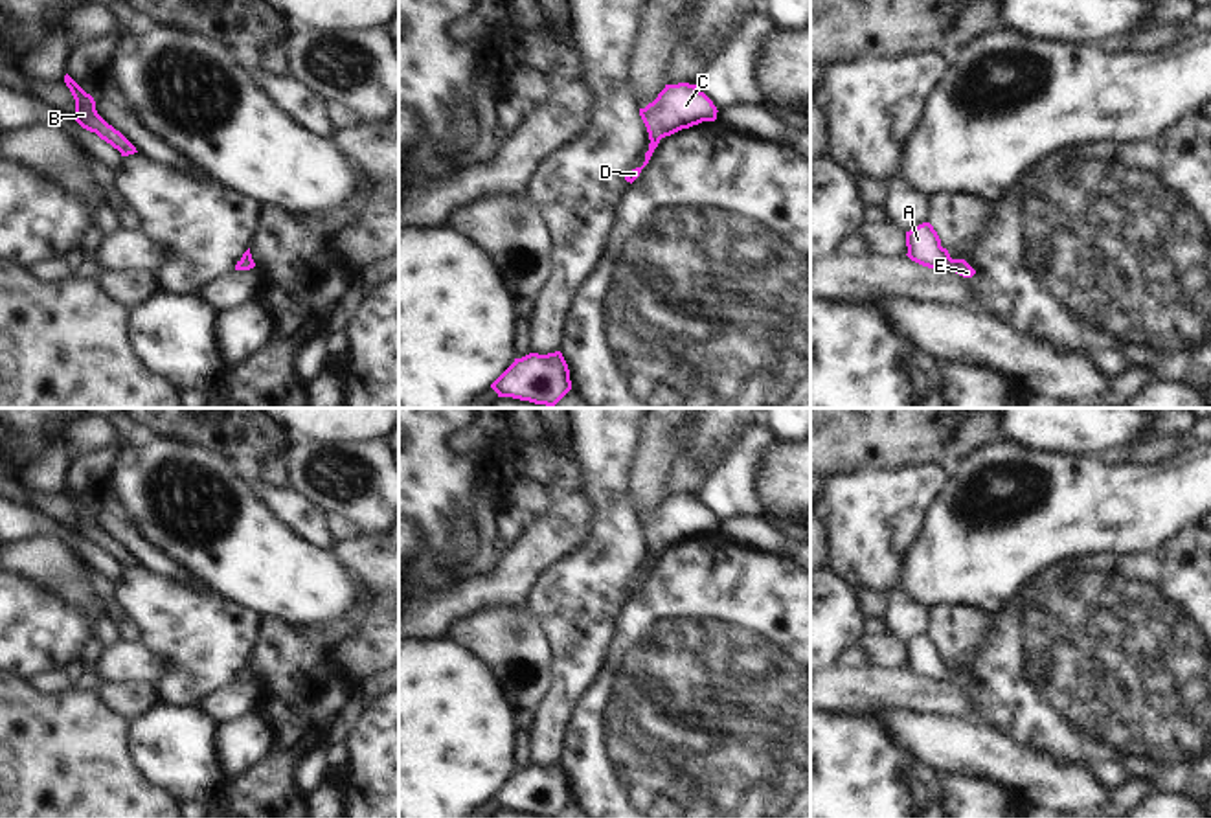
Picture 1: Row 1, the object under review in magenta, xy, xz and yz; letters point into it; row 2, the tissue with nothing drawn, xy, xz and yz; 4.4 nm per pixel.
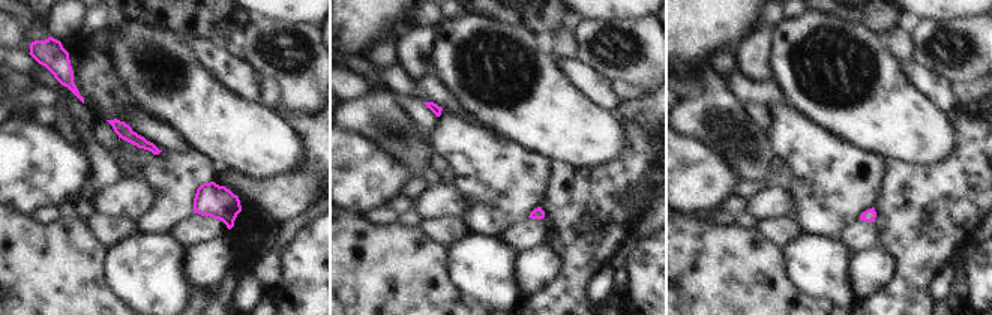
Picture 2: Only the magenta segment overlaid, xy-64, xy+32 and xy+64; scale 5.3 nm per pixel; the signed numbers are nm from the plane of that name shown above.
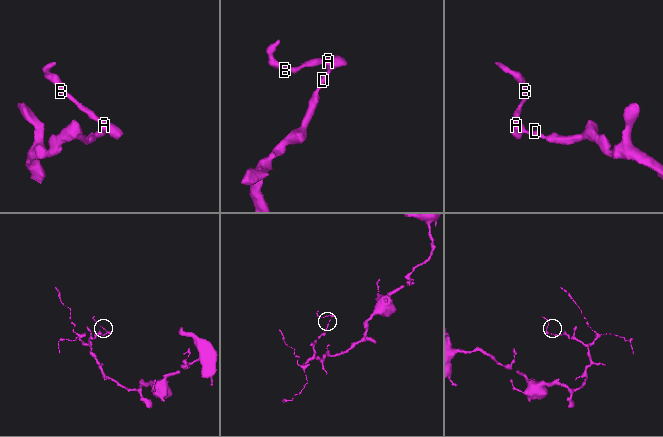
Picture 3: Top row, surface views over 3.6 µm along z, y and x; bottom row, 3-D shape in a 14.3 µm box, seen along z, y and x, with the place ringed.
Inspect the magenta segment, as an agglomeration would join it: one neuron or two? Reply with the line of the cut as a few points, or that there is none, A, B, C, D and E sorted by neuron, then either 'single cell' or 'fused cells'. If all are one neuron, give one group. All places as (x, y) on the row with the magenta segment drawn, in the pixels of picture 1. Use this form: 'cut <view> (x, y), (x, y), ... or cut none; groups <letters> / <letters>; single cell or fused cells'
cut none; groups A B C D E; single cell

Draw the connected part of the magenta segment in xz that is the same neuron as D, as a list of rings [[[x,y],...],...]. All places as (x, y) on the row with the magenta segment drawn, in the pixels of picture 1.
[[[665,85],[652,103],[649,103],[645,108],[639,108],[639,116],[647,127],[651,143],[649,151],[645,153],[643,165],[632,169],[625,180],[632,184],[639,176],[662,138],[702,121],[715,121],[717,112],[719,110],[713,101],[700,92],[696,85]]]

